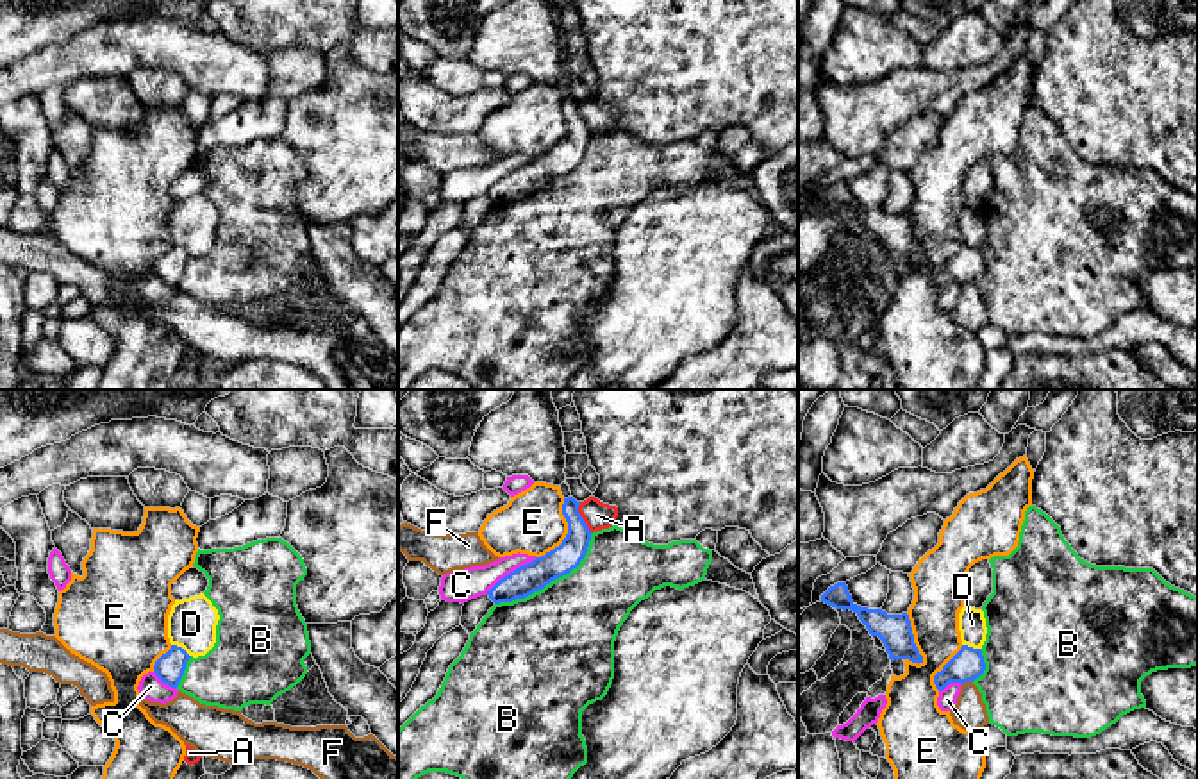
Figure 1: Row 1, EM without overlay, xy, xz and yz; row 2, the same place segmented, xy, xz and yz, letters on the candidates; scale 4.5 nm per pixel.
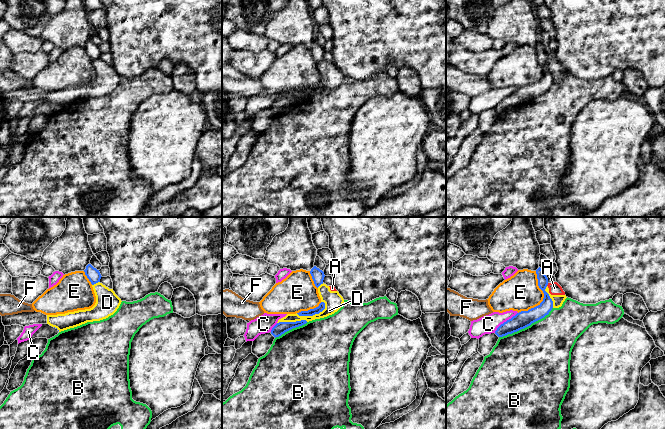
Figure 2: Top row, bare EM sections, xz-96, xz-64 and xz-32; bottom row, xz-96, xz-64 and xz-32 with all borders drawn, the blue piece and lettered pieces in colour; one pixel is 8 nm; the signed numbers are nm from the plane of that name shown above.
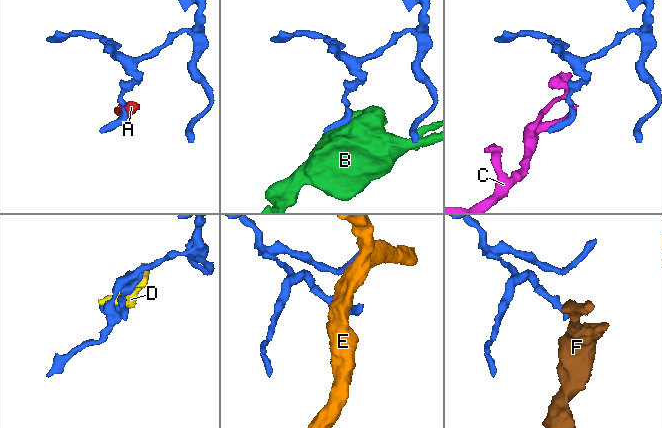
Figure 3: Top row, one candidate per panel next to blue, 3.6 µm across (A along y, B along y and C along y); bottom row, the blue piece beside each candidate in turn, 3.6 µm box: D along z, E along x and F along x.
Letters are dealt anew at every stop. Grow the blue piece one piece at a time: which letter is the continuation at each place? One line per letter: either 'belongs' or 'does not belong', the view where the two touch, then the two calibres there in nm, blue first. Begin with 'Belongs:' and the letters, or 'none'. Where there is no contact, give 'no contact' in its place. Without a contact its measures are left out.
Belongs: none
A: does not belong; meets blue in xz; 130 nm thick on the blue side, 130 nm on the other
B: does not belong; meets blue in xz; 140 nm thick on the blue side, 460 nm on the other
C: does not belong; meets blue in xz; 140 nm thick on the blue side, 140 nm on the other
D: does not belong; meets blue in xy; 130 nm thick on the blue side, 220 nm on the other
E: does not belong; meets blue in xz; 130 nm thick on the blue side, 280 nm on the other
F: does not belong; meets blue in yz; 150 nm thick on the blue side, 150 nm on the other

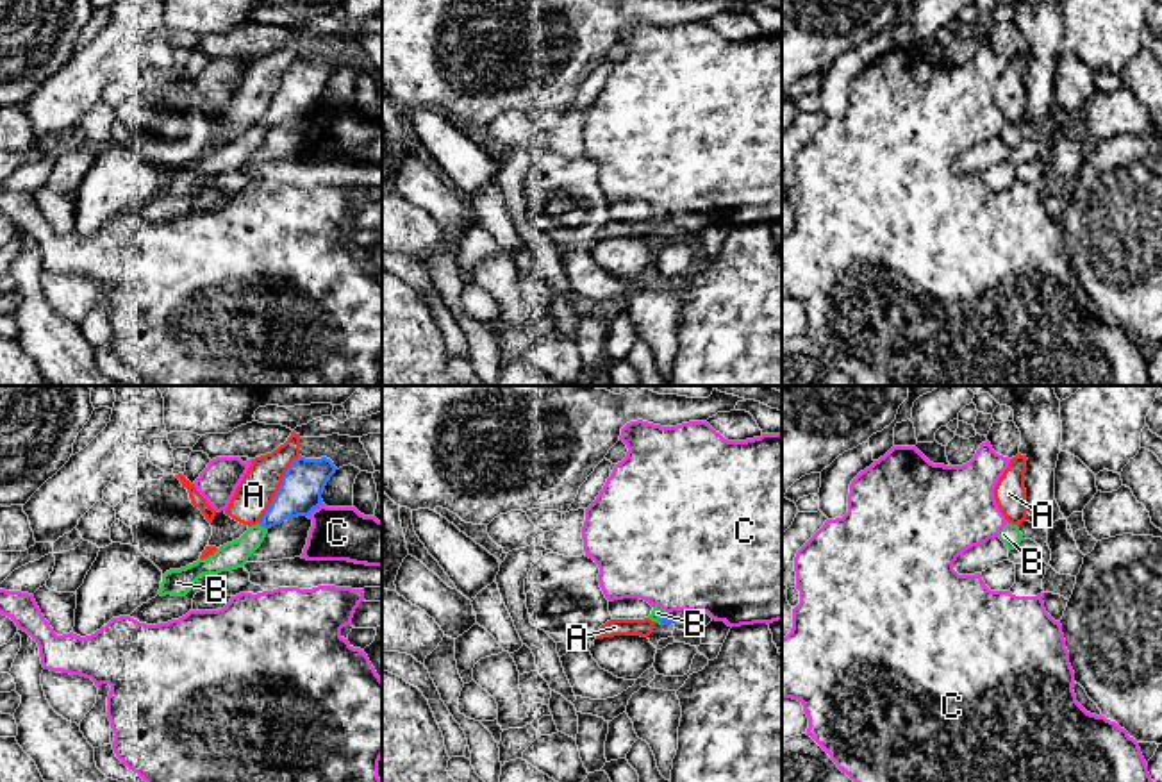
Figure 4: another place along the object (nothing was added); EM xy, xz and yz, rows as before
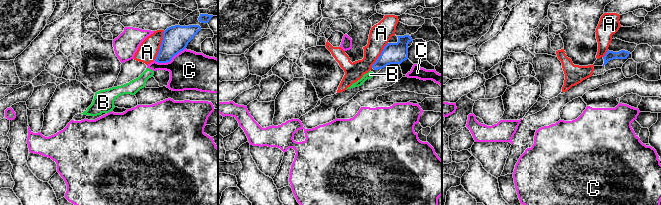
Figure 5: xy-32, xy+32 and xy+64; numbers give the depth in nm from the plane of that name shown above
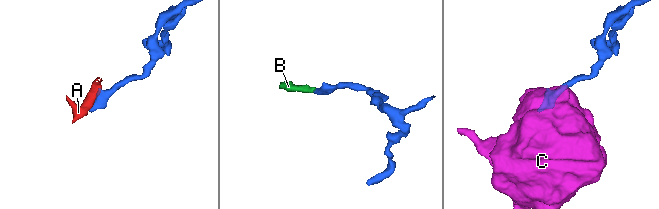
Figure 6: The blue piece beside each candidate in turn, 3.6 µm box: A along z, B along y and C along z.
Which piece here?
Belongs: B
A: does not belong; meets blue in xy; 190 nm thick on the blue side, 170 nm on the other
B: belongs; meets blue in xy; 190 nm thick on the blue side, 120 nm on the other
C: does not belong; meets blue in xy; 190 nm thick on the blue side, 240 nm on the other

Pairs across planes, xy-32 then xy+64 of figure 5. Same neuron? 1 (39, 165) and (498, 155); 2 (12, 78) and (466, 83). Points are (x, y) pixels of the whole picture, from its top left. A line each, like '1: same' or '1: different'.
1: same
2: different

